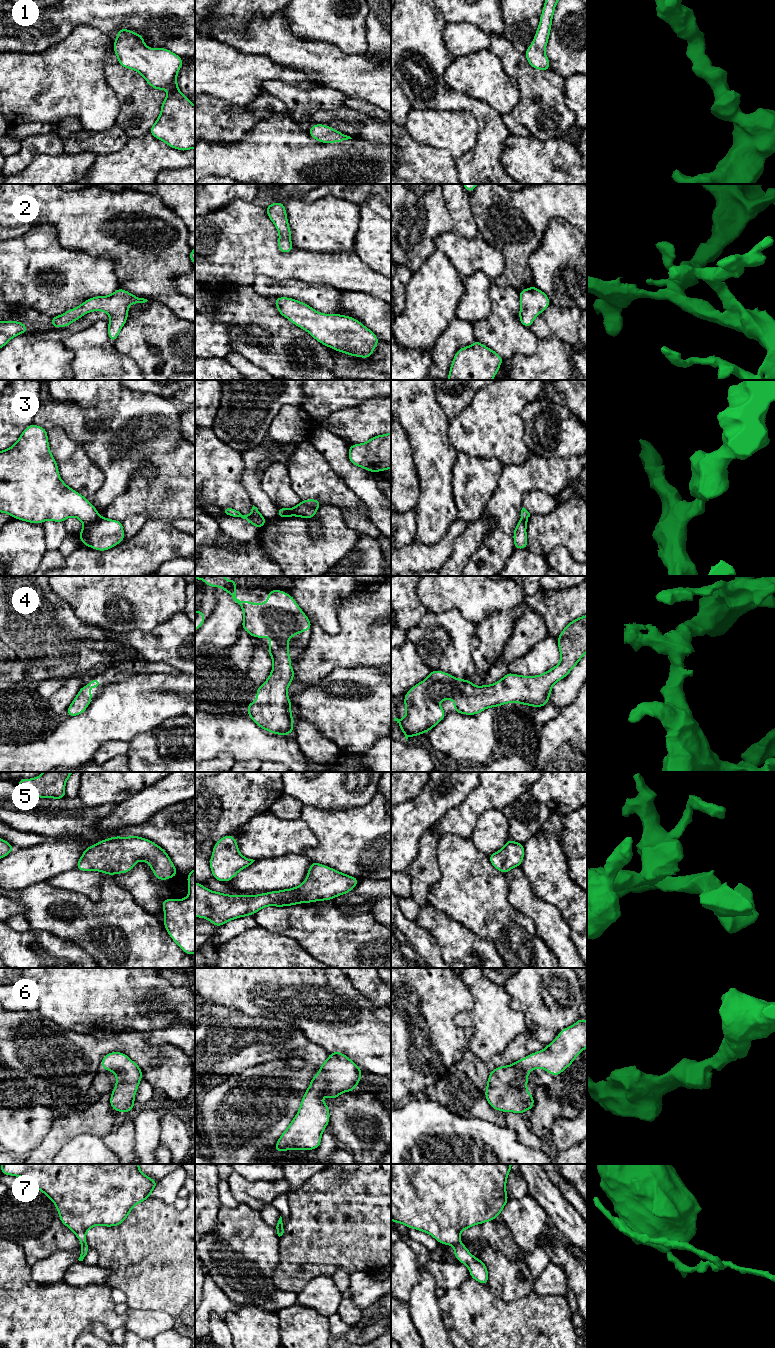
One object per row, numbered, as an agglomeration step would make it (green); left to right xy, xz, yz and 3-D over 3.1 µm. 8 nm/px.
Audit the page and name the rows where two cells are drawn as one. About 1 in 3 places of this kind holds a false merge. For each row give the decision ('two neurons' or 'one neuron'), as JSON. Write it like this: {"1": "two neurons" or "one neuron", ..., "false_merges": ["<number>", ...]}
{"1": "one neuron", "2": "one neuron", "3": "two neurons", "4": "one neuron", "5": "one neuron", "6": "one neuron", "7": "two neurons", "false_merges": ["3", "7"]}

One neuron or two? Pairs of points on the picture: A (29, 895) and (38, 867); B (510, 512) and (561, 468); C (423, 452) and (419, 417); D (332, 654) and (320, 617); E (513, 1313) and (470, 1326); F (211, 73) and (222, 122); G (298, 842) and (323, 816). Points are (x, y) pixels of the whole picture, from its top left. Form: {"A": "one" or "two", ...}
{"A": "two", "B": "one", "C": "one", "D": "two", "E": "one", "F": "two", "G": "two"}

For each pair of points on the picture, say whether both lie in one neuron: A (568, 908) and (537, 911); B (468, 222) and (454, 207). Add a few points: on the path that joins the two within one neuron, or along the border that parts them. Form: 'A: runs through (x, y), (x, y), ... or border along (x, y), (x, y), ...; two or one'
A: border along (537, 896), (551, 903), (558, 910), (570, 929); two
B: runs through (464, 218), (458, 211); one

